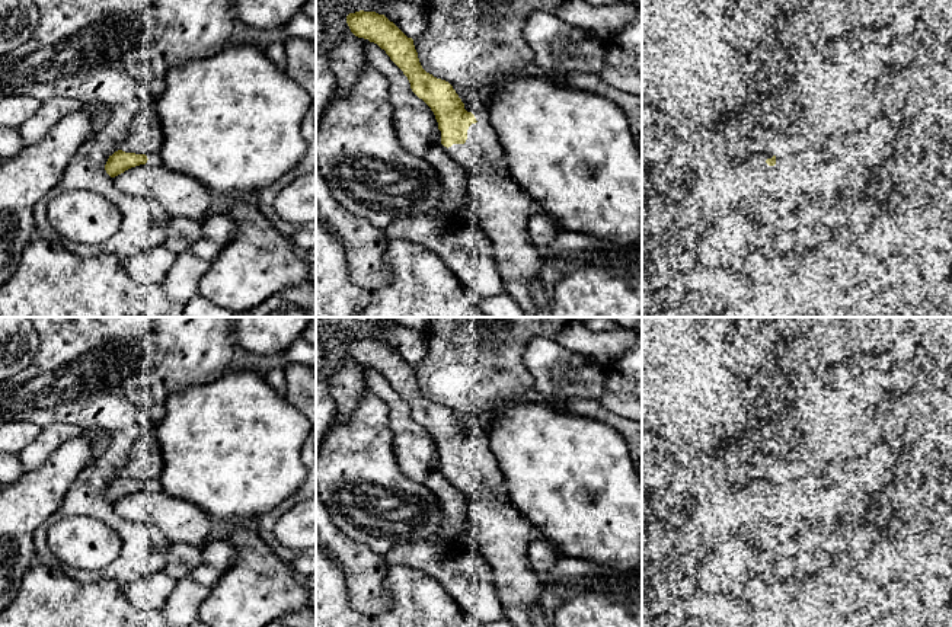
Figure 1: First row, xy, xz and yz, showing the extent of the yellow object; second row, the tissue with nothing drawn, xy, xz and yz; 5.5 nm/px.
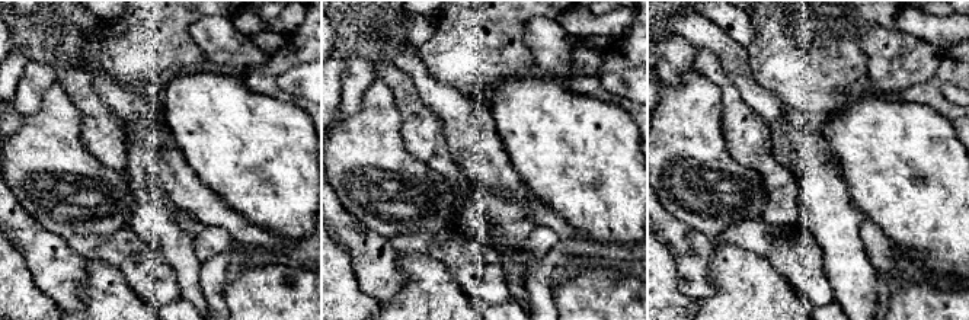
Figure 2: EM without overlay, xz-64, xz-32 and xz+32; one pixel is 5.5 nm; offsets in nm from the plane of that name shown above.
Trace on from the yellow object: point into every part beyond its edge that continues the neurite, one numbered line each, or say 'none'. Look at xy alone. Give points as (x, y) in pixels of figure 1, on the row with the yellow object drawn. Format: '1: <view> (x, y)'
1: xy (155, 159)

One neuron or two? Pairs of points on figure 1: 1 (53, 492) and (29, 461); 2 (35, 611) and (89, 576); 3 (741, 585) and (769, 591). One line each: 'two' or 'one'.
1: two
2: two
3: one

